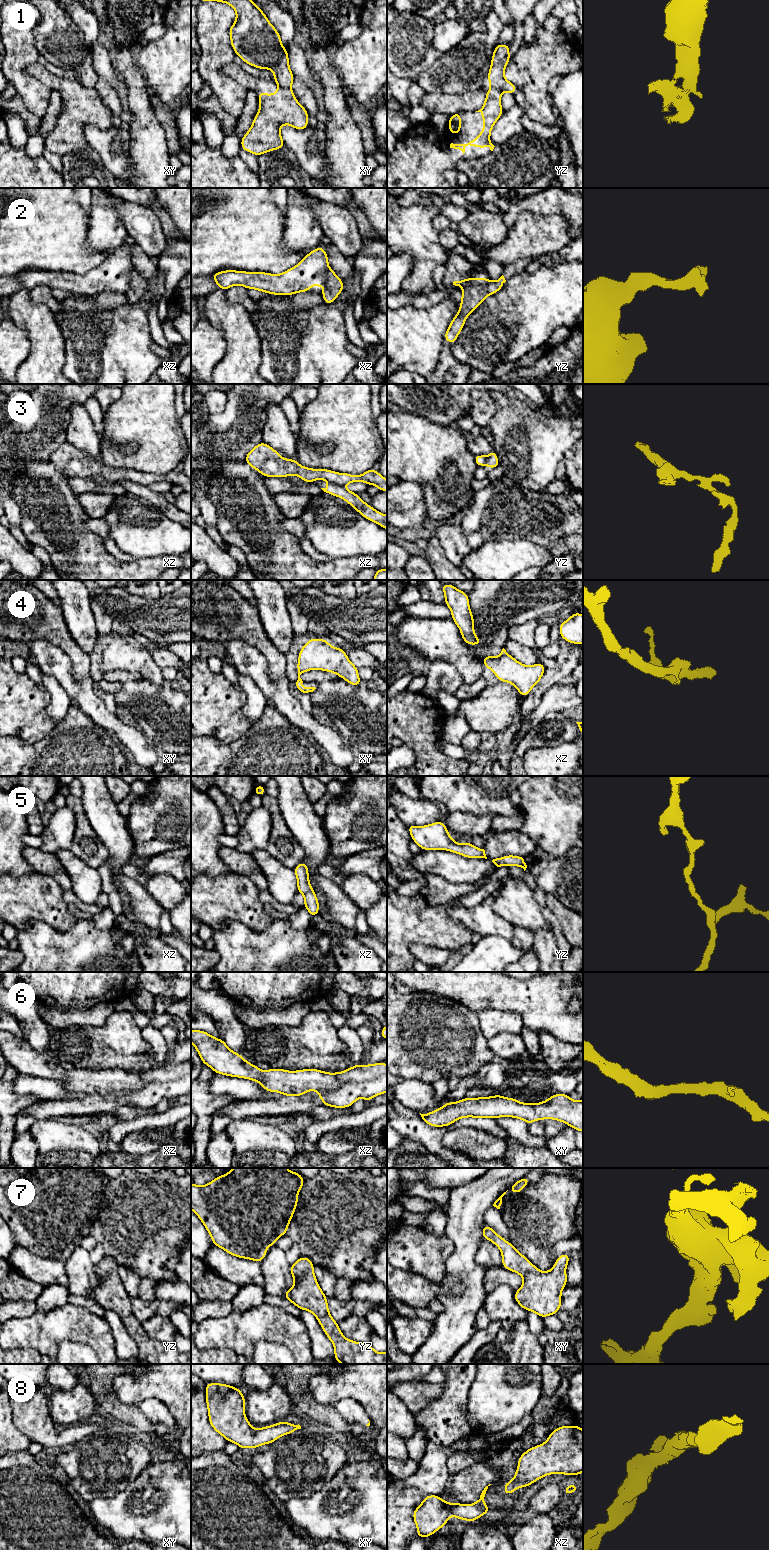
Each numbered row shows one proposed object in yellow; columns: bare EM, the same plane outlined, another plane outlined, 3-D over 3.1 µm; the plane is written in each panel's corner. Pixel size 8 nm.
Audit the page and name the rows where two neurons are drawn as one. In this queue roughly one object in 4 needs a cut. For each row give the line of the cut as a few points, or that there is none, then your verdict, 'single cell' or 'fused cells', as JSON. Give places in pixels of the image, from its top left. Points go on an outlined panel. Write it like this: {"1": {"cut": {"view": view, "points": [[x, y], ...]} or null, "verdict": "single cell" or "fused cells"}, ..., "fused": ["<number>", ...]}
{"1": {"cut": {"view": "xy", "points": [[278, 85], [290, 88]]}, "verdict": "fused cells"}, "2": {"cut": {"view": "yz", "points": [[489, 280], [486, 283], [470, 284], [463, 289]]}, "verdict": "fused cells"}, "3": {"cut": {"view": "xz", "points": [[329, 482], [343, 486]]}, "verdict": "fused cells"}, "4": {"cut": null, "verdict": "single cell"}, "5": {"cut": null, "verdict": "single cell"}, "6": {"cut": null, "verdict": "single cell"}, "7": {"cut": null, "verdict": "single cell"}, "8": {"cut": null, "verdict": "single cell"}, "fused": ["1", "2", "3"]}

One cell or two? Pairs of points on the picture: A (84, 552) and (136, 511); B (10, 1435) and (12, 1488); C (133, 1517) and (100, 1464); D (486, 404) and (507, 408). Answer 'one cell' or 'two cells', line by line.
A: two cells
B: two cells
C: two cells
D: two cells

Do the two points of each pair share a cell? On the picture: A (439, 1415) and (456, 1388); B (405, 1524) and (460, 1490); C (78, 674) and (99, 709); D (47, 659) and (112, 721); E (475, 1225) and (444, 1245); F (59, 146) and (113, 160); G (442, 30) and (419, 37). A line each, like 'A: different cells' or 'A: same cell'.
A: same cell
B: different cells
C: different cells
D: same cell
E: different cells
F: different cells
G: different cells

